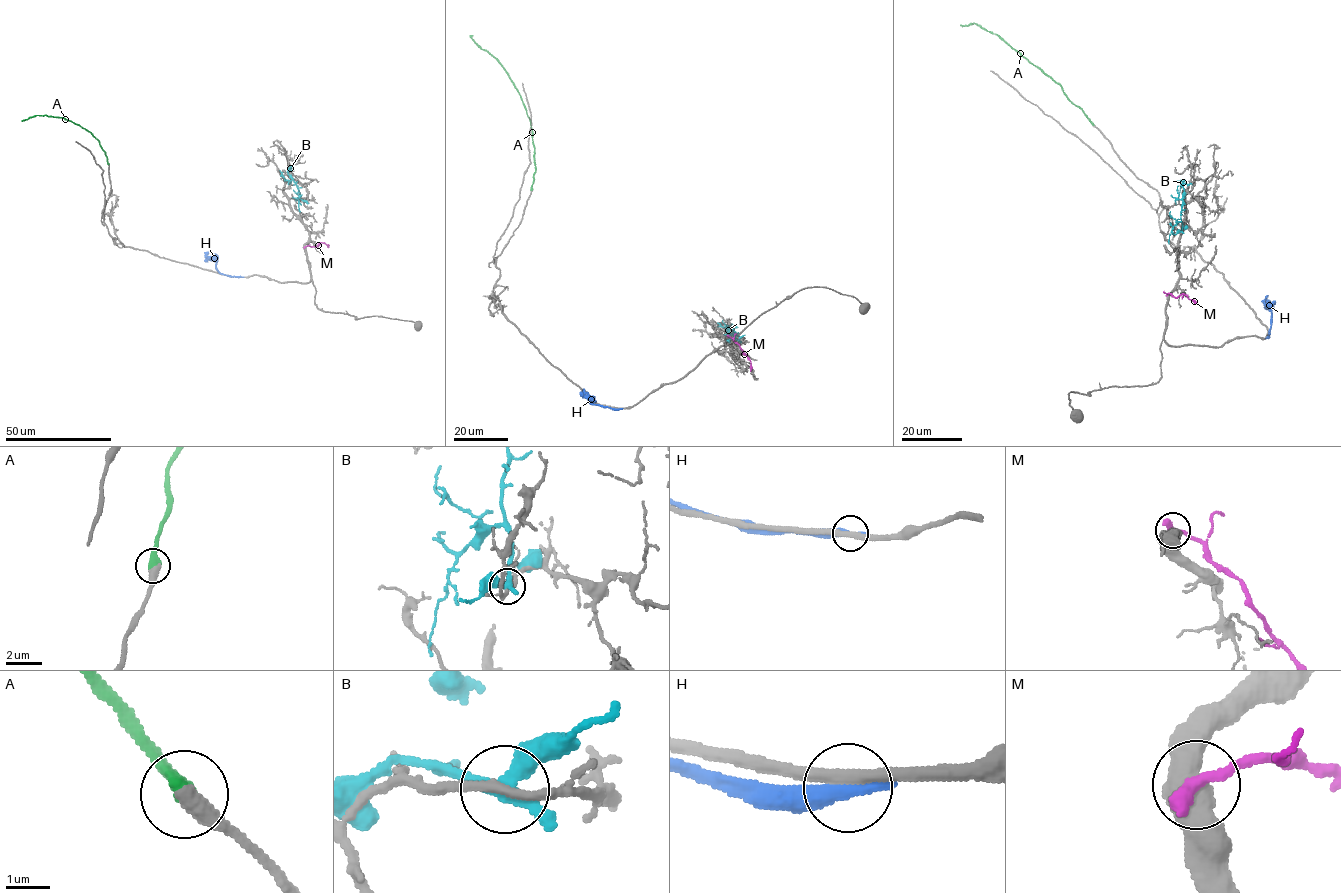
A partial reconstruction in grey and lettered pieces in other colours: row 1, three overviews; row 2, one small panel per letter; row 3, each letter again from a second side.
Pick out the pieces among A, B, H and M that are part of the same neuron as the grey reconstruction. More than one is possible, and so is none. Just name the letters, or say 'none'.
A

